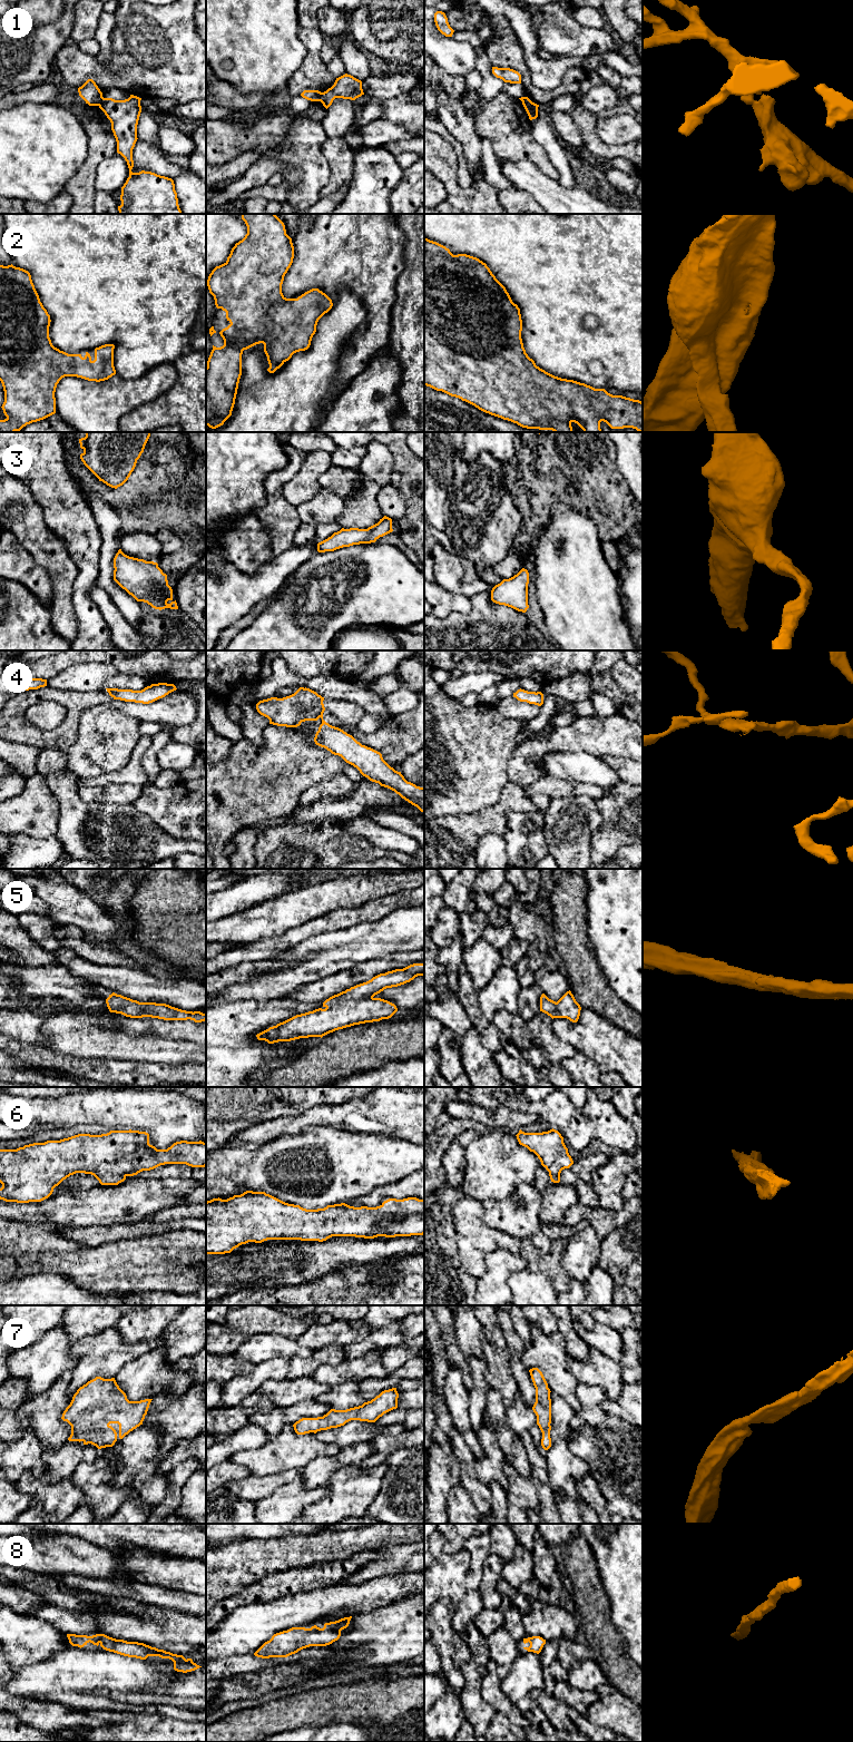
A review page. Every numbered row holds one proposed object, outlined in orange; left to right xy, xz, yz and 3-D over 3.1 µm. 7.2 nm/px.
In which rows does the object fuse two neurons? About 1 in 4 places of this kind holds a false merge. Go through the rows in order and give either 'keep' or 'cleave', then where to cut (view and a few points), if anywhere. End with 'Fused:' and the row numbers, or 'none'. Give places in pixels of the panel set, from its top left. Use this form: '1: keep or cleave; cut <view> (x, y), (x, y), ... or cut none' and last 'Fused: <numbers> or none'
1: cleave; cut xz (322, 93), (317, 100)
2: keep; cut none
3: keep; cut none
4: keep; cut none
5: keep; cut none
6: keep; cut none
7: keep; cut none
8: keep; cut none
Fused: 1

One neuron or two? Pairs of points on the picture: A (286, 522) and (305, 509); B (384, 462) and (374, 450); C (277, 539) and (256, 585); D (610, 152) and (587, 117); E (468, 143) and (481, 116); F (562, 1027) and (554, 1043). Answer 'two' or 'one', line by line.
A: two
B: one
C: two
D: one
E: two
F: two

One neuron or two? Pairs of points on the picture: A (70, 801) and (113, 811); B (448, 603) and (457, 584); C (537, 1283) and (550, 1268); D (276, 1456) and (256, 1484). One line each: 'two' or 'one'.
A: one
B: two
C: two
D: two

